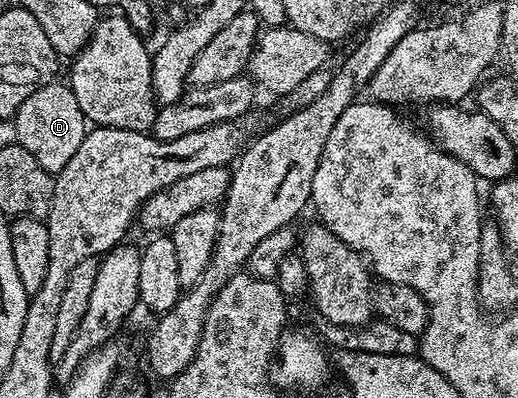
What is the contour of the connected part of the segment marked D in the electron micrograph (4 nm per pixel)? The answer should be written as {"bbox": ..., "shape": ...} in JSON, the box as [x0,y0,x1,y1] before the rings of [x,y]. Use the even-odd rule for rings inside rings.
{"bbox":[16,82,86,173],"shape":[[[53,82],[36,88],[26,102],[17,110],[16,143],[34,154],[38,166],[50,173],[58,173],[78,151],[86,133],[86,121],[82,114],[82,106],[78,106],[78,98],[74,98],[71,87],[67,83]]]}

